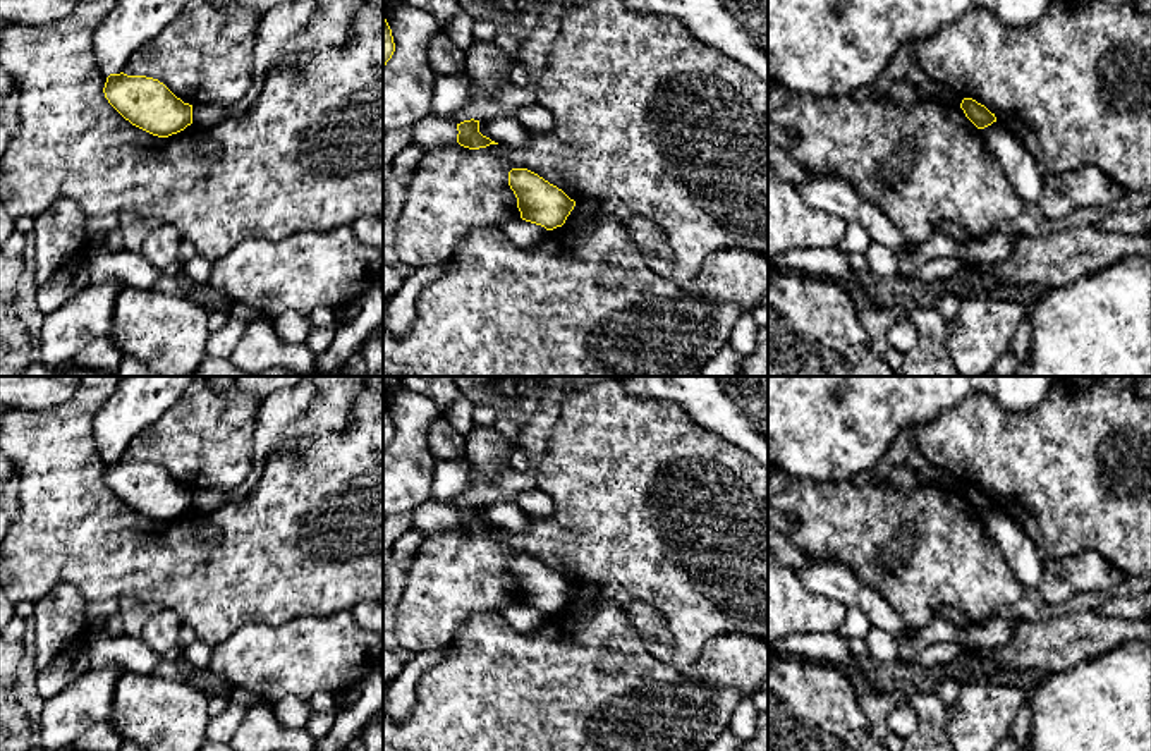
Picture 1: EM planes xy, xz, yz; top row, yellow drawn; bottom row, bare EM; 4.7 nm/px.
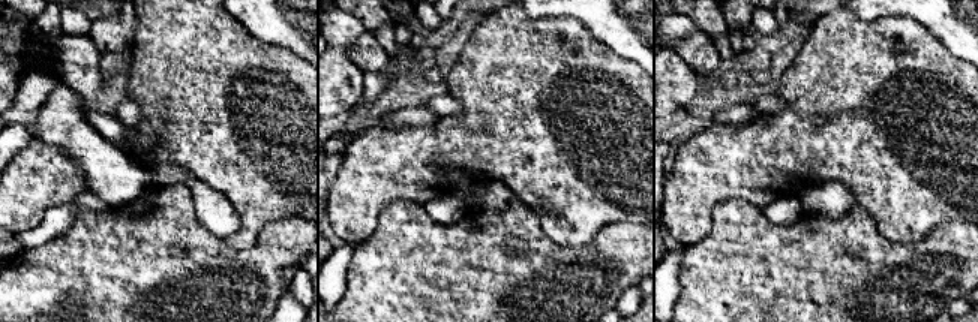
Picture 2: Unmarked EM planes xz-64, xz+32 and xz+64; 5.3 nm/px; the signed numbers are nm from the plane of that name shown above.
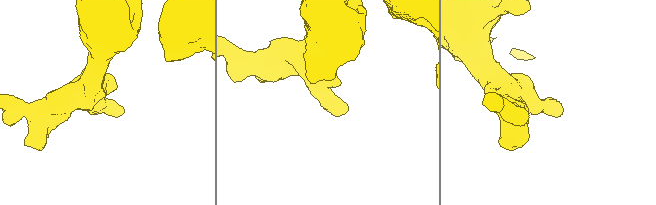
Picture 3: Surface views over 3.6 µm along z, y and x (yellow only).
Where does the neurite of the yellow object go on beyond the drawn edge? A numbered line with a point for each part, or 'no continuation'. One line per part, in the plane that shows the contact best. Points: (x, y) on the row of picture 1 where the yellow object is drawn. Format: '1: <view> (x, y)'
no continuation

